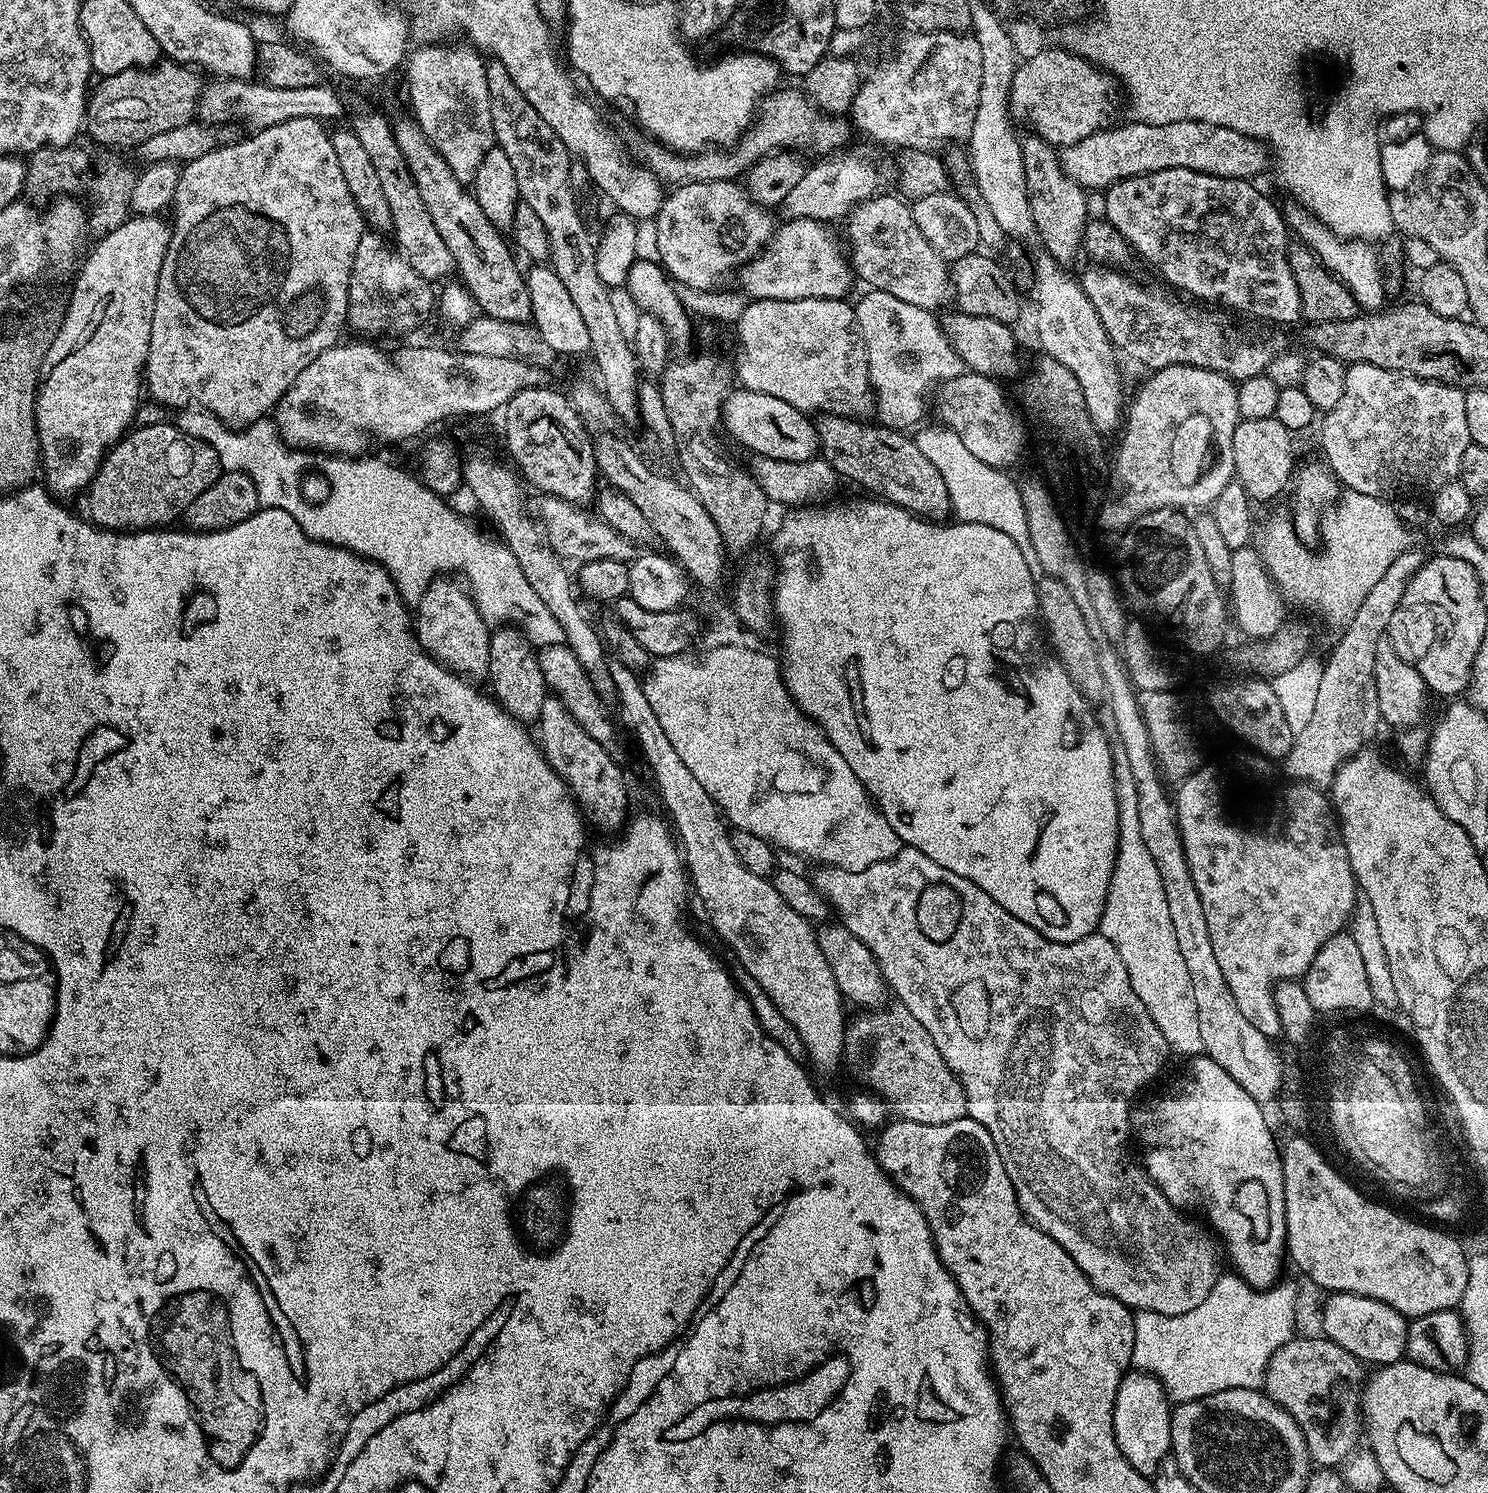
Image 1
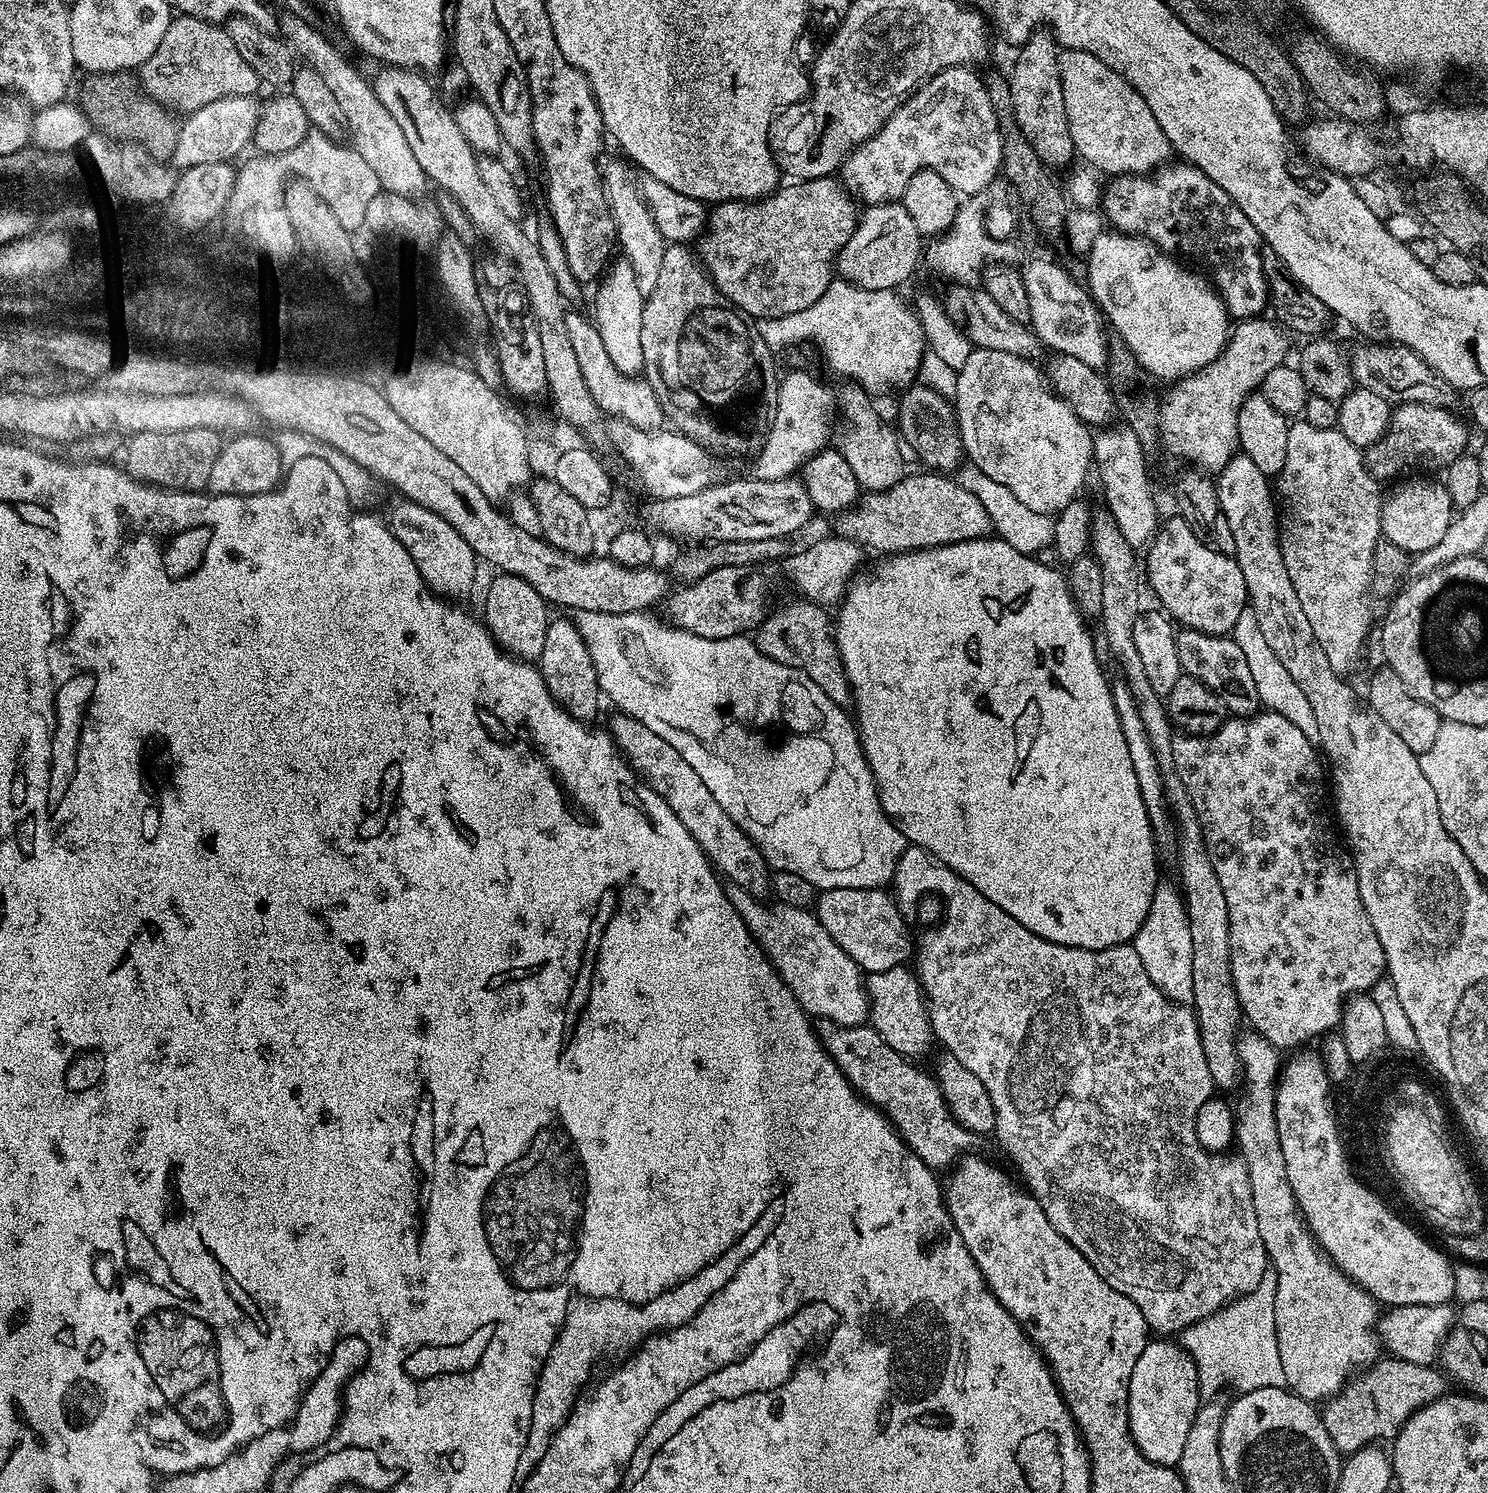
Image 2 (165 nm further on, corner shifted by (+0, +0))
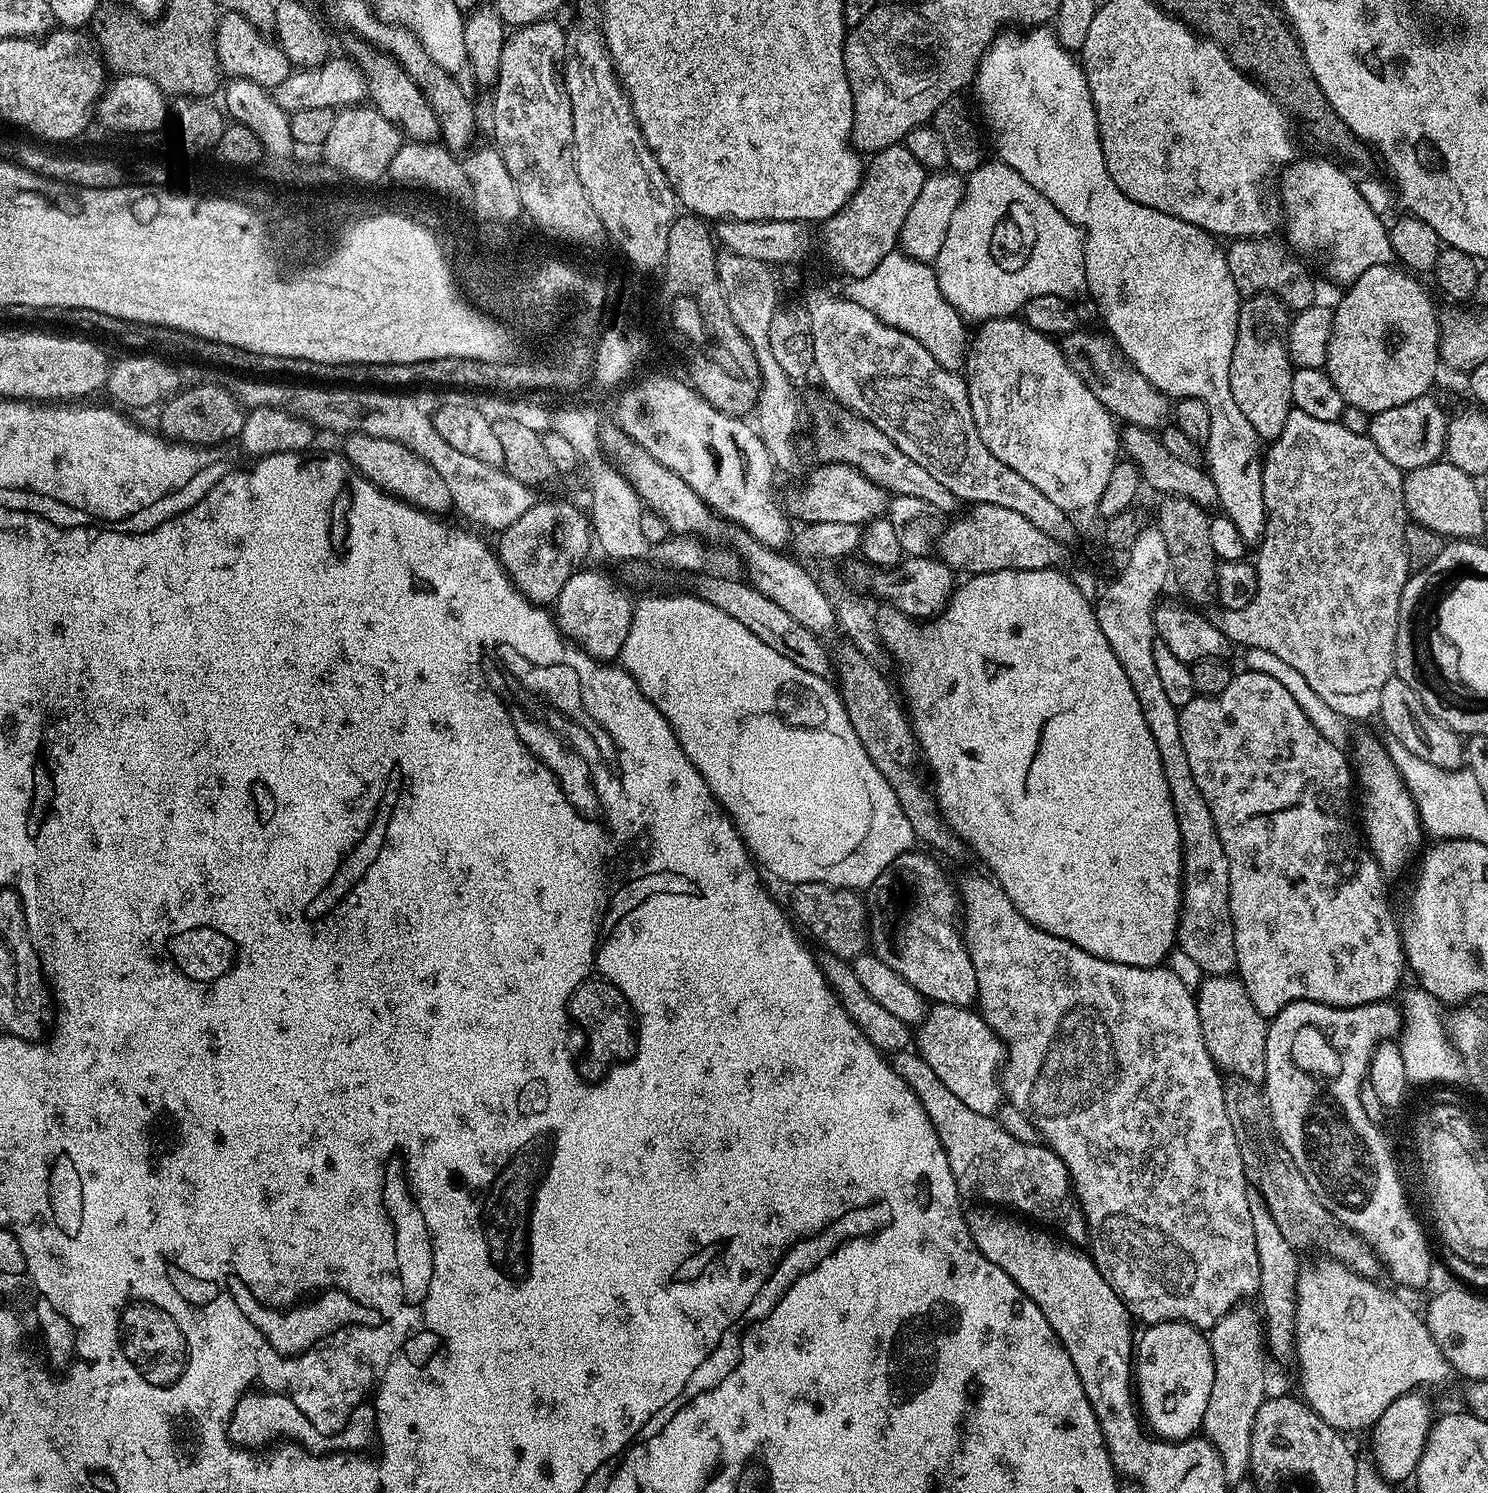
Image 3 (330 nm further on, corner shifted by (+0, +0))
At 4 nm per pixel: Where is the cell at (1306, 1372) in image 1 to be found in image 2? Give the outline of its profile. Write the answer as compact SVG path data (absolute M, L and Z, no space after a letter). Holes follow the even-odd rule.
M1380 1358L1376 1363L1363 1369L1323 1405L1322 1415L1326 1434L1334 1442L1337 1452L1351 1454L1362 1450L1368 1444L1384 1442L1380 1440L1395 1441L1396 1435L1402 1430L1402 1426L1416 1413L1419 1408L1424 1408L1430 1402L1434 1402L1439 1396L1449 1391L1450 1384L1445 1373L1439 1367L1427 1364L1418 1366L1414 1362L1406 1362L1395 1358Z

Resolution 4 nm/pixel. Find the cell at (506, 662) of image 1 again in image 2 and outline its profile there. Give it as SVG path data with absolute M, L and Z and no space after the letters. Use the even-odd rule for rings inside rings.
M496 574L484 592L482 623L505 652L521 660L536 662L542 654L542 646L546 646L546 630L550 623L548 611L548 601L530 586L530 582L517 576Z

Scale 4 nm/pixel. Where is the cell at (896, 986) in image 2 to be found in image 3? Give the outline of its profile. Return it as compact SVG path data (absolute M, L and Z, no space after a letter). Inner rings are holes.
M932 1004L914 1032L914 1048L938 1078L974 1114L995 1117L1005 1099L1002 1069L1006 1049L999 1034L979 1011L949 1004Z

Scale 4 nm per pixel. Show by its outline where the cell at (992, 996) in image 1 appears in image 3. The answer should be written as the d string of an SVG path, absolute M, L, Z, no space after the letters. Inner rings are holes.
M968 876L964 881L959 881L958 891L962 901L962 935L964 937L964 944L968 947L970 962L974 962L978 1011L987 1024L999 1034L1000 1041L1003 1042L1006 1049L1006 1059L1002 1069L1002 1087L1007 1103L1018 1106L1018 1110L1022 1110L1022 1114L1026 1114L1026 1118L1030 1118L1030 1122L1034 1122L1034 1126L1040 1132L1040 1140L1047 1147L1051 1148L1053 1154L1066 1166L1068 1177L1072 1179L1072 1187L1078 1201L1078 1207L1084 1214L1084 1221L1088 1223L1087 1247L1090 1249L1091 1258L1098 1266L1102 1278L1106 1278L1108 1285L1124 1299L1124 1305L1126 1305L1133 1317L1137 1321L1144 1320L1143 1323L1145 1325L1166 1322L1167 1320L1181 1320L1187 1324L1192 1324L1198 1329L1211 1330L1229 1310L1235 1308L1237 1304L1257 1295L1259 1290L1259 1264L1257 1247L1254 1242L1254 1227L1250 1218L1249 1203L1247 1201L1247 1190L1250 1185L1248 1177L1244 1174L1244 1163L1242 1162L1242 1154L1240 1153L1240 1147L1234 1134L1234 1126L1230 1126L1230 1114L1226 1114L1226 1102L1224 1101L1225 1081L1223 1079L1220 1080L1222 1072L1216 1067L1215 1062L1208 1053L1206 1042L1203 1041L1202 1024L1199 1022L1198 1006L1196 1005L1196 997L1193 989L1187 988L1182 983L1182 978L1178 978L1178 974L1174 974L1172 969L1167 966L1139 968L1138 966L1126 966L1118 962L1110 962L1109 960L1098 958L1094 954L1090 954L1086 950L1082 950L1078 946L1074 946L1070 942L1058 938L1054 934L1046 934L1040 928L1034 927L1018 911L1014 906L1014 902L1010 902L1010 898L1000 889L1000 885L996 883L995 879L987 879L983 880L980 876Z

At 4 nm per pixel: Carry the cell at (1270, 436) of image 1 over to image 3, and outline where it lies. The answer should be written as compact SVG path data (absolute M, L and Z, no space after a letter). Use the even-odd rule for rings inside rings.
M1259 292L1257 296L1245 299L1240 305L1234 354L1230 358L1230 390L1234 393L1234 402L1238 402L1242 414L1246 414L1250 426L1254 426L1254 430L1264 442L1271 442L1280 437L1282 426L1286 426L1286 418L1294 407L1290 390L1294 365L1289 357L1284 337L1289 323L1290 316L1284 305L1275 296L1265 292Z

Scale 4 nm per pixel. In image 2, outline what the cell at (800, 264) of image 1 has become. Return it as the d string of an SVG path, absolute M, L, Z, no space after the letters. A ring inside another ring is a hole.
M893 202L890 204L873 204L867 209L868 213L861 215L856 221L856 229L854 234L850 234L850 238L846 242L846 246L842 246L842 250L836 253L834 261L835 271L838 273L839 279L846 280L851 284L866 290L882 290L899 289L899 284L904 284L912 276L912 271L919 265L922 260L922 237L919 230L914 226L914 222L910 219L910 214L906 214L906 206L903 202Z

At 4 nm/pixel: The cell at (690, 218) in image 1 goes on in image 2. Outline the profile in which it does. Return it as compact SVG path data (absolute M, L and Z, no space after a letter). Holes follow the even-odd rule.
M835 175L786 184L762 200L723 200L715 205L698 240L700 263L714 286L755 321L795 314L821 298L834 281L836 253L856 229L857 201Z

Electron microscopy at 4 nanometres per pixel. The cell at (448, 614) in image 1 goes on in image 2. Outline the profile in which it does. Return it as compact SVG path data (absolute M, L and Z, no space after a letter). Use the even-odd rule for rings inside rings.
M405 498L397 501L397 504L389 506L386 523L394 538L398 538L402 546L406 546L406 554L414 558L424 585L441 598L466 595L476 580L476 564L478 565L478 558L474 550L470 550L466 538L462 538L462 534L458 534L458 530L454 530L454 526L450 526L446 518L434 514L434 510Z

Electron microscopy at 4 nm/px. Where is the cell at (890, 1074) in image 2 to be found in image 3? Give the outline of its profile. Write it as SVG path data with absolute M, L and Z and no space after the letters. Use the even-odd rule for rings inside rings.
M915 1051L891 1053L890 1063L922 1102L942 1142L942 1150L946 1150L950 1174L954 1174L956 1189L961 1197L968 1199L969 1196L976 1200L972 1202L983 1202L988 1206L1003 1206L1044 1226L1064 1224L1063 1235L1071 1243L1087 1245L1088 1223L1084 1221L1075 1195L1070 1194L1073 1191L1072 1179L1051 1148L1039 1143L1018 1142L1018 1138L1010 1138L1010 1134L1006 1134L1006 1130L1002 1130L993 1117L974 1114L974 1110L964 1105Z

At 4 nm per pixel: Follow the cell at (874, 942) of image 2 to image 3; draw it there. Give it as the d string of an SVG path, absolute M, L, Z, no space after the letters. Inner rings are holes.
M913 850L894 858L894 862L890 862L888 869L876 879L876 908L874 904L870 944L874 955L886 962L890 970L898 970L898 974L902 974L902 978L906 978L906 982L910 982L910 986L914 986L914 990L918 990L925 1001L966 1008L976 1004L976 975L974 962L970 962L968 947L958 927L958 917L962 912L960 893L957 885L948 881L943 866L939 864L941 861L935 855L924 852Z

